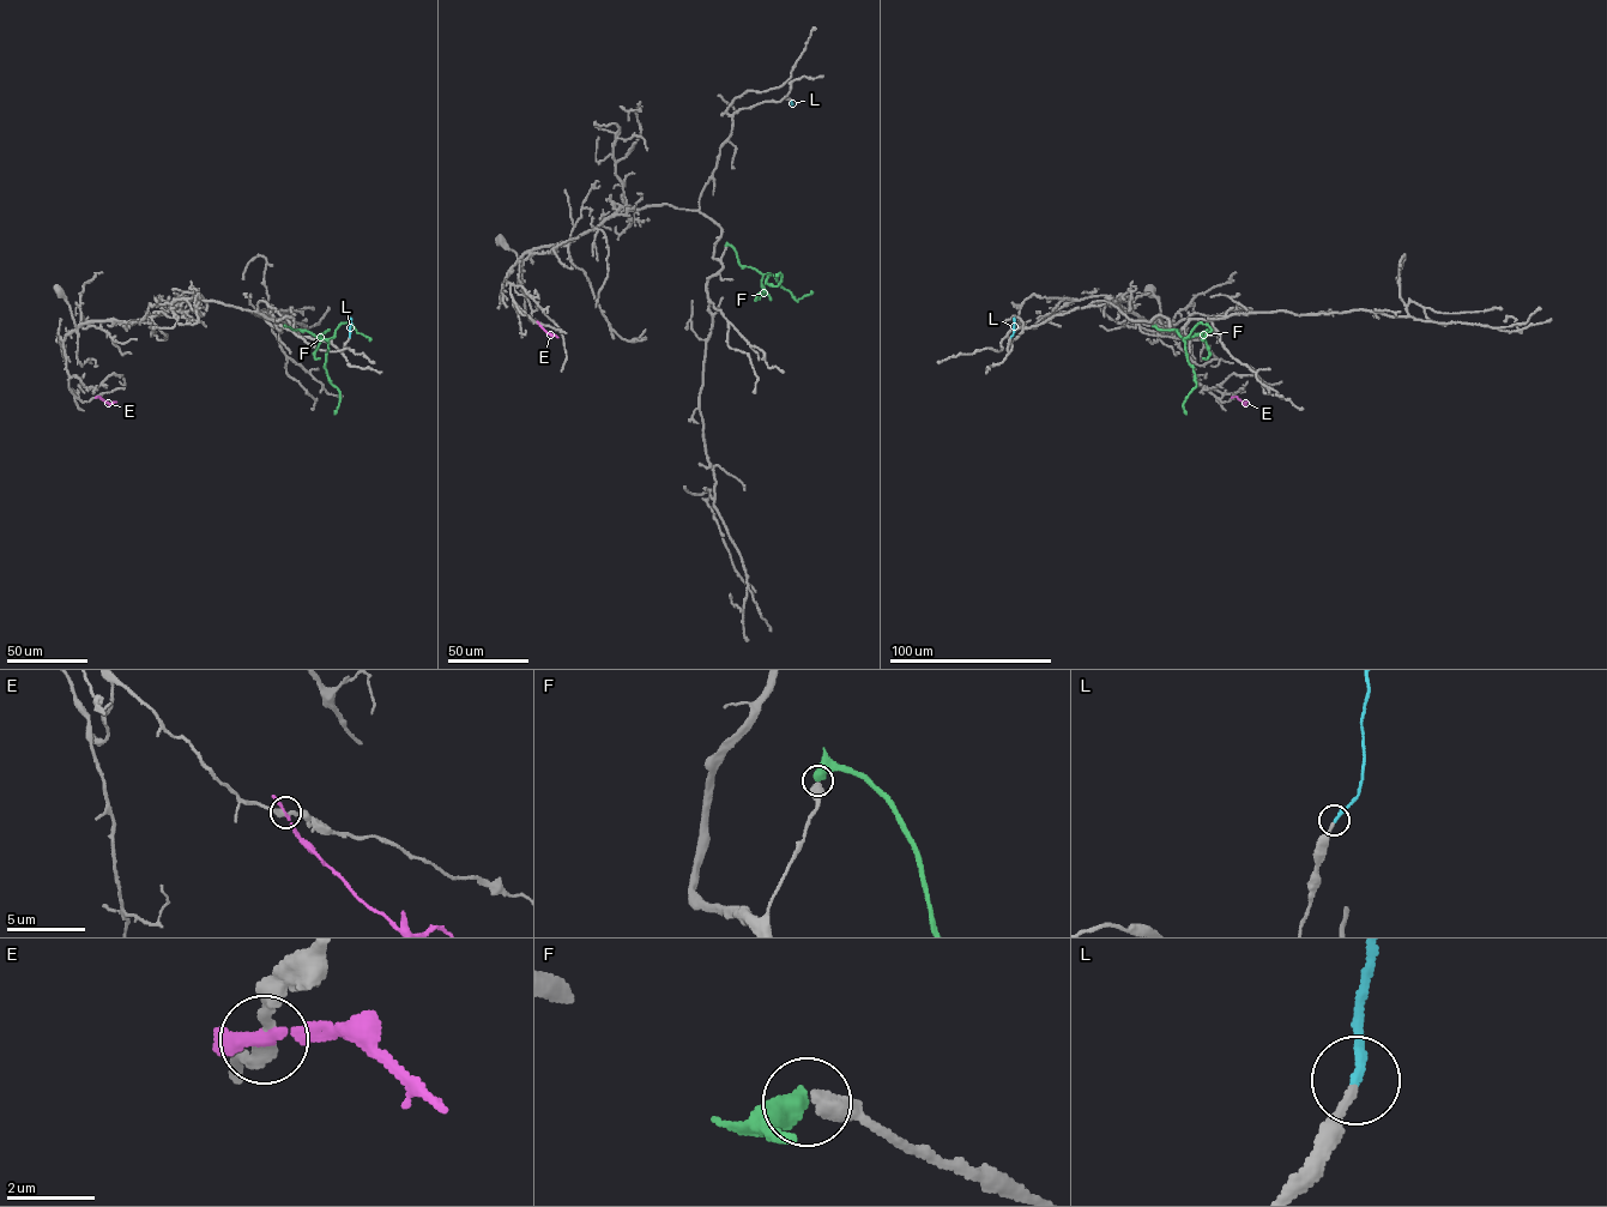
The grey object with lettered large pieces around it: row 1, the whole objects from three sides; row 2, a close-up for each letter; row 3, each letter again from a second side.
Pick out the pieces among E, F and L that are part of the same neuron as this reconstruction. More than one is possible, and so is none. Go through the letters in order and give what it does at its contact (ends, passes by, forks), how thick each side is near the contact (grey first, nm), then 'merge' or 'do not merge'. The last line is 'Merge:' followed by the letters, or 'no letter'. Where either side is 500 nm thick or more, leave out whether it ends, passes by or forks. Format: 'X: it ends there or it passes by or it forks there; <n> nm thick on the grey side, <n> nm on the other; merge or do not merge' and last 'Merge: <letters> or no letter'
E: it passes by; 240 nm thick on the grey side, 200 nm on the other; do not merge
F: 480 nm thick on the grey side, 550 nm on the other; do not merge
L: it ends there; 190 nm thick on the grey side, 240 nm on the other; merge
Merge: L

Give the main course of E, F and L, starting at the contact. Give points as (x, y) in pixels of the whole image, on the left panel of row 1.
E: (97, 397), (109, 403), (116, 402)
F: (284, 325), (308, 331), (327, 342), (324, 366), (328, 381), (339, 392), (334, 414)
L: (349, 337), (350, 318)

